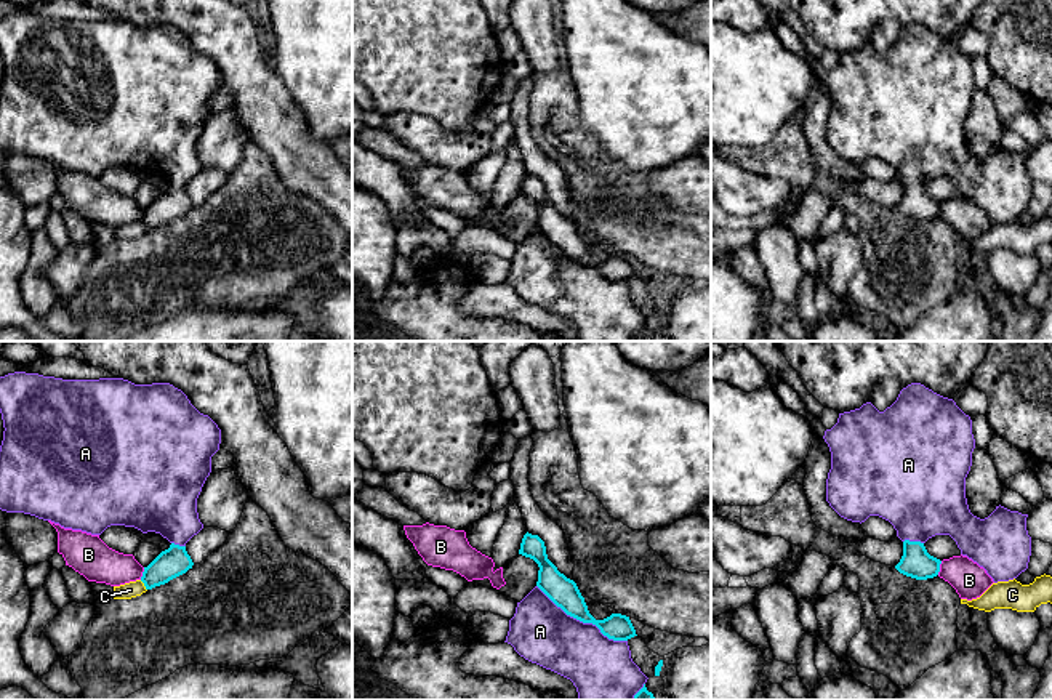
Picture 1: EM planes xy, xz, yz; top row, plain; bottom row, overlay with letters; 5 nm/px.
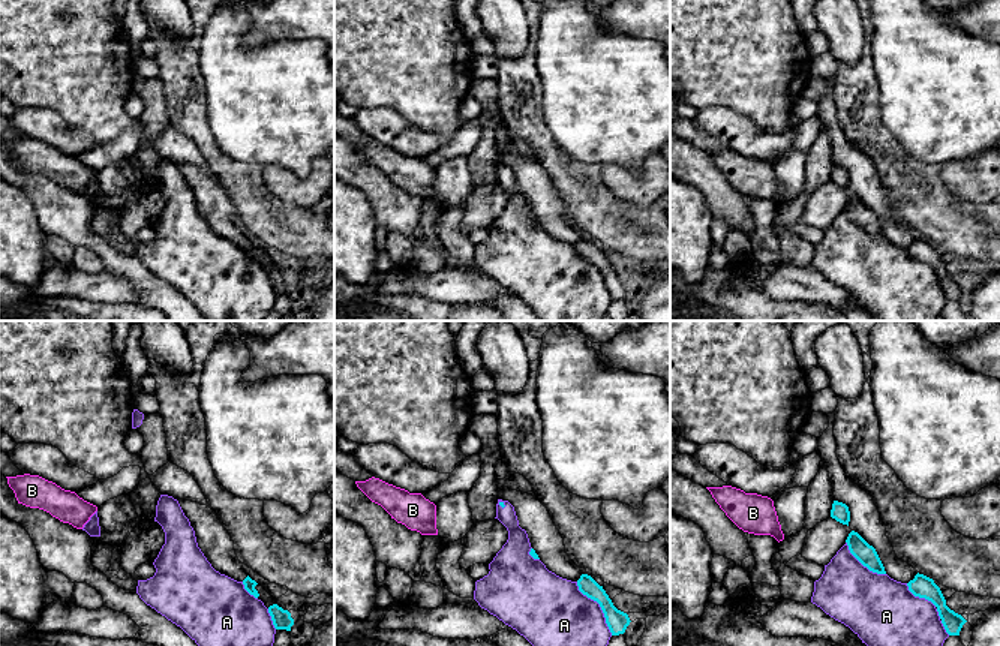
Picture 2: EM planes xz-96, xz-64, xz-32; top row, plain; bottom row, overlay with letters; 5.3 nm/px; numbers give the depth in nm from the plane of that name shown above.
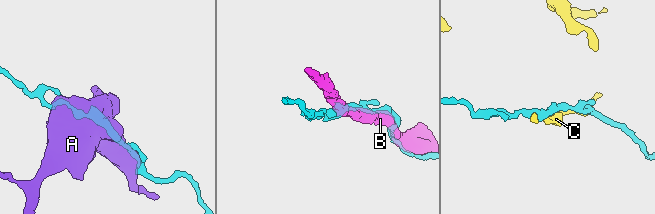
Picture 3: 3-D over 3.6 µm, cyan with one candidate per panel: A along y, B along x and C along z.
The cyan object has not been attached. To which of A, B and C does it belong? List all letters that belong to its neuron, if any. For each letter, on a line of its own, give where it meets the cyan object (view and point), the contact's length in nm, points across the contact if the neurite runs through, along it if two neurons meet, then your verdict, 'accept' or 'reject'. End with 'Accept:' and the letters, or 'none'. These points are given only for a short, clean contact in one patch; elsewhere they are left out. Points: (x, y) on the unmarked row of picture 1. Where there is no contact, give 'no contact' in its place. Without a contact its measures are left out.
A: contact xz (582, 261); length 550 nm; accept
B: contact yz (939, 209); length 80 nm; reject
C: contact xy (144, 226); length 70 nm; border xy (140, 221), (146, 231); reject
Accept: A

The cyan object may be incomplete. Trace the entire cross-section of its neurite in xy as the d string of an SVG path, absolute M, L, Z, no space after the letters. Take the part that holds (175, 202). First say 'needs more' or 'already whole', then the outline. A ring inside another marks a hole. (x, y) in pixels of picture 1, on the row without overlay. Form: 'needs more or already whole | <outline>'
needs more | M14 13L0 18L0 54L5 69L0 86L2 152L30 155L91 176L101 176L110 167L160 175L171 186L144 208L141 223L146 231L165 226L192 210L186 184L203 170L197 139L211 114L211 98L219 91L221 70L181 30L170 24L62 21Z

